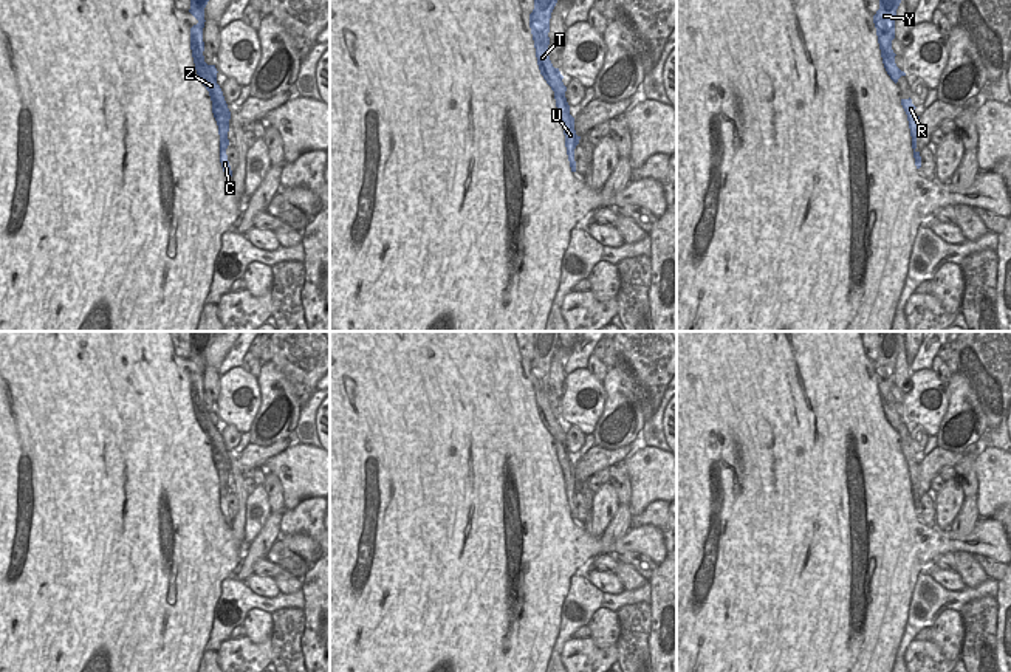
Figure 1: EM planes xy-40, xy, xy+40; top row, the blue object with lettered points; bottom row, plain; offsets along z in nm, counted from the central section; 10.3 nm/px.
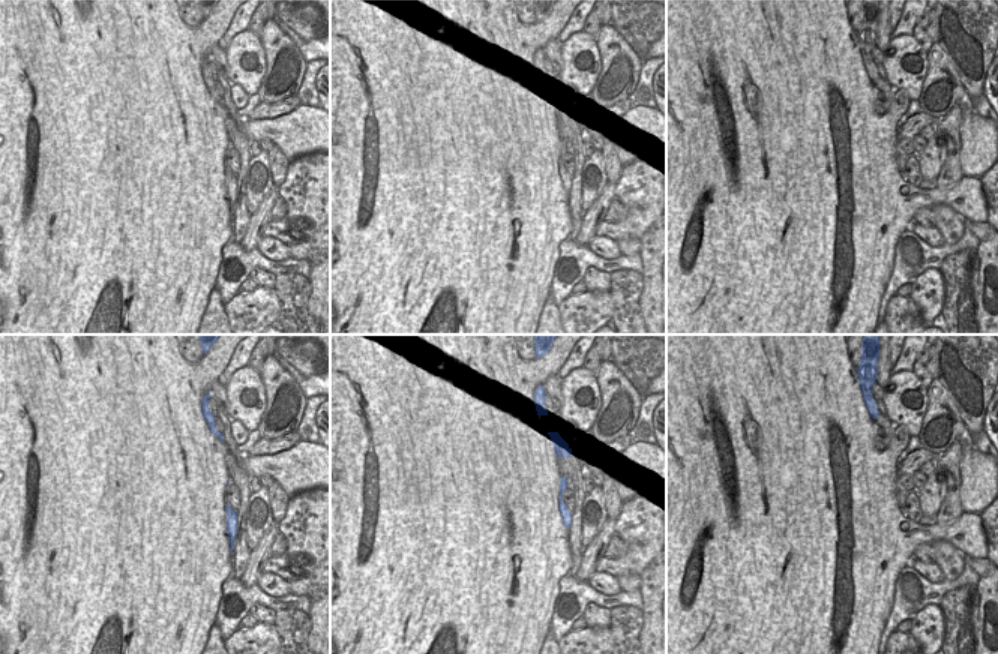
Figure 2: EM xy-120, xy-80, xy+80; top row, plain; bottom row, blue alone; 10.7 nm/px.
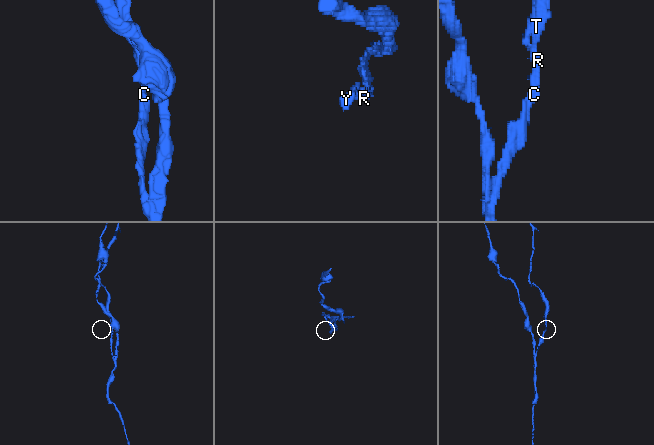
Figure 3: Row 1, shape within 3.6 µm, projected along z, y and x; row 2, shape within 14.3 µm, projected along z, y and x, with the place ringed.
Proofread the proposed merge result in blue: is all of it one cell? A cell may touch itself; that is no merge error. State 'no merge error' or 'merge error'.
merge error

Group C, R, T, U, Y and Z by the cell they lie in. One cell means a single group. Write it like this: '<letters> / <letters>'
C R U / T Y Z

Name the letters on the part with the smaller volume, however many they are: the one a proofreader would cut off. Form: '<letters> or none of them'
T, Y, Z

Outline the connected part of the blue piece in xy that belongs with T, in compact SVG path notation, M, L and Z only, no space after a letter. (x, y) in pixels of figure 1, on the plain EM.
M534 331L534 356L529 361L529 375L534 387L540 421L554 438L554 443L564 444L564 451L570 457L570 452L565 444L567 434L562 429L564 423L560 421L559 415L553 413L548 403L550 365L557 347L559 331Z

